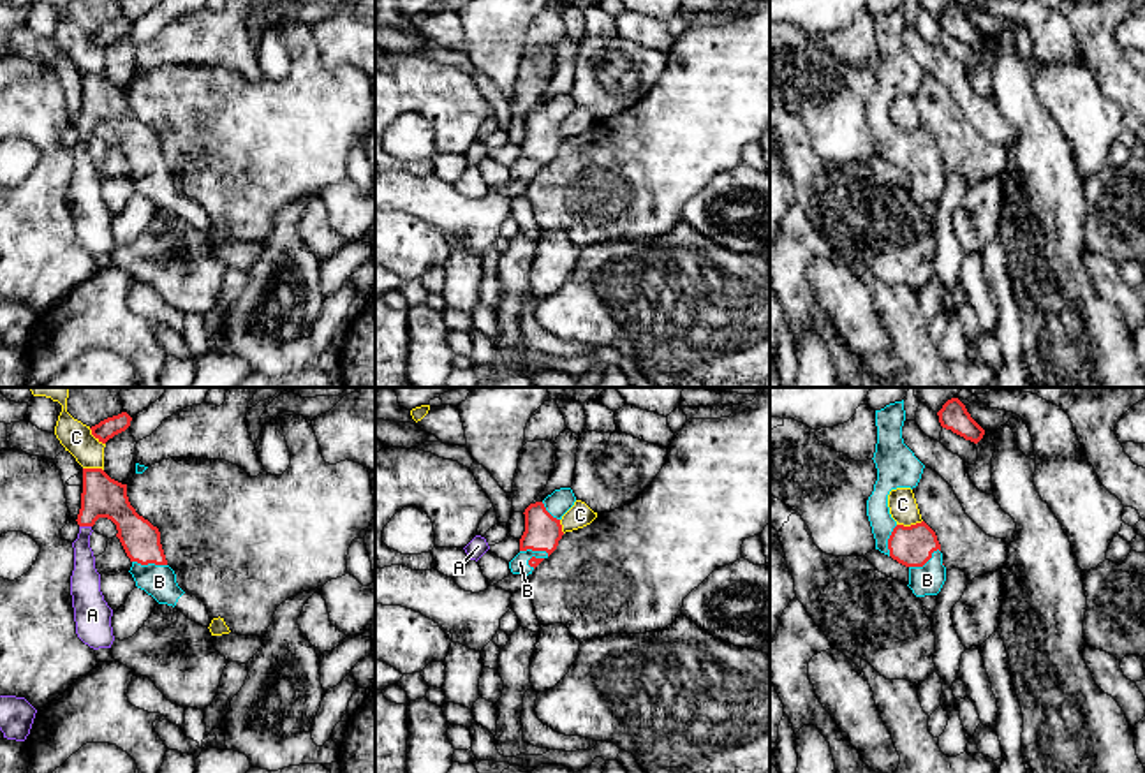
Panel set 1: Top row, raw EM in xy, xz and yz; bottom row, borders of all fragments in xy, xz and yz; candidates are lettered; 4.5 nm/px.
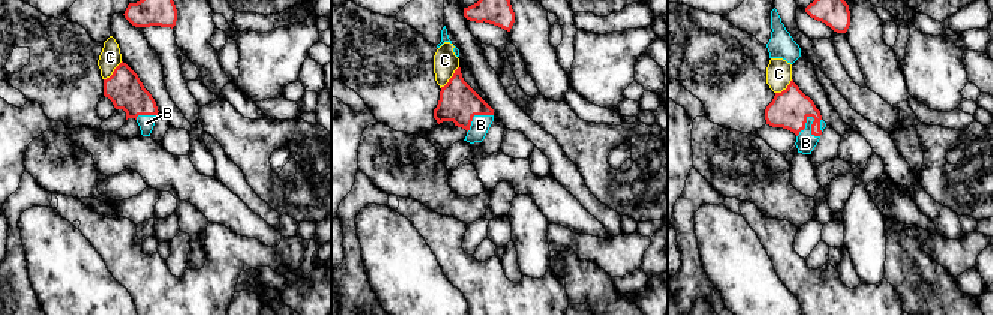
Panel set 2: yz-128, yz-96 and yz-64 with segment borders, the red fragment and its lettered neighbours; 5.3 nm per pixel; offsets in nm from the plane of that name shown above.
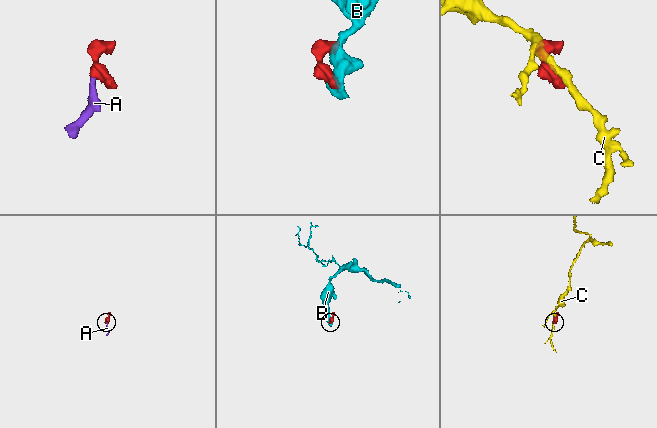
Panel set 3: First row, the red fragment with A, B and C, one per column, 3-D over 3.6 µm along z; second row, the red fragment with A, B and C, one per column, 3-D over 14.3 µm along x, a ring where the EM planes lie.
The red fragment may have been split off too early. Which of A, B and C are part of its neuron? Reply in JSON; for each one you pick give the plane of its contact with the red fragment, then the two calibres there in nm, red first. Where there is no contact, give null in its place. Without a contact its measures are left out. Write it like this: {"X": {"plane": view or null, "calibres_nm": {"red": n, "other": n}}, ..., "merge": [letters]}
{"A": {"plane": "xy", "calibres_nm": {"red": 190, "other": 140}}, "B": {"plane": "xy", "calibres_nm": {"red": 180, "other": 150}}, "merge": ["A", "B"]}

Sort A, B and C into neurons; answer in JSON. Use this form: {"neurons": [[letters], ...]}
{"neurons": [["A", "B"], ["C"]]}

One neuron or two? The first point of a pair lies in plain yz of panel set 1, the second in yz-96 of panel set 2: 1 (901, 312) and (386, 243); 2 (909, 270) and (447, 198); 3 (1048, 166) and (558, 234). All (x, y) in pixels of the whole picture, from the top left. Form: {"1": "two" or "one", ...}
{"1": "two", "2": "one", "3": "two"}

